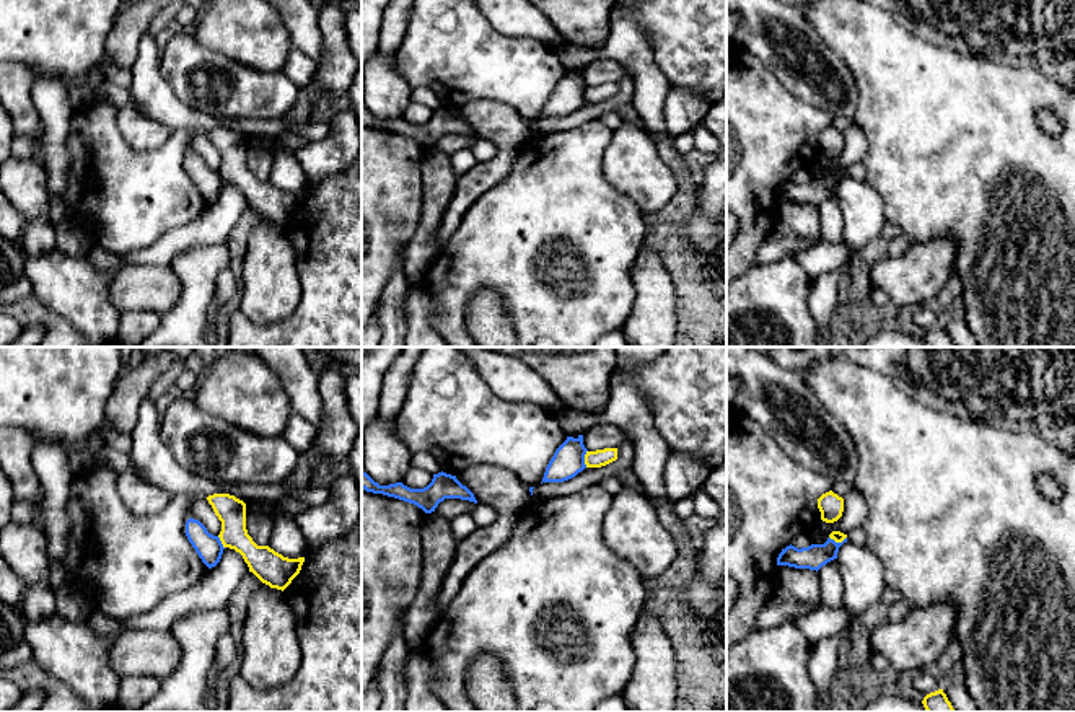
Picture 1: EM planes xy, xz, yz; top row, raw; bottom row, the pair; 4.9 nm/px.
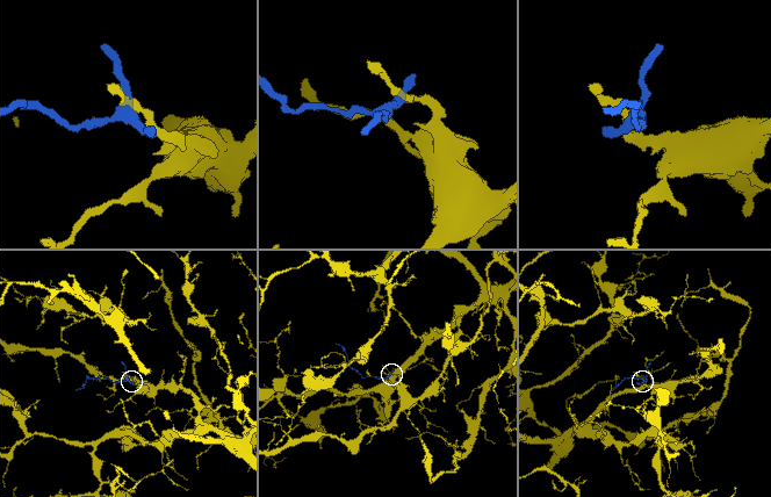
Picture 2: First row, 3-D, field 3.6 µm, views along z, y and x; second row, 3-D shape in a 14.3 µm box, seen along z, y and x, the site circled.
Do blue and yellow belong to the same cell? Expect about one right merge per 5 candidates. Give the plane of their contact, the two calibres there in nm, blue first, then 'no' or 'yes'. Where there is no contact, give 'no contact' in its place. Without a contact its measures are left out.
meets blue in xz; 160 nm thick on the blue side, 90 nm on the other; no

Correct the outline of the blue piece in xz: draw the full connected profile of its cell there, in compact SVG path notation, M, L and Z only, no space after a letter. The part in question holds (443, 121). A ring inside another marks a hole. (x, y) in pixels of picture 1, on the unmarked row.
M362 106L362 124L373 129L383 129L417 140L425 148L435 147L445 134L461 134L477 138L474 129L463 121L456 111L438 108L423 124L410 124L402 117L380 121L366 108Z

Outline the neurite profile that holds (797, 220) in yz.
M777 200L775 231L790 238L803 238L813 244L819 243L823 238L818 207Z

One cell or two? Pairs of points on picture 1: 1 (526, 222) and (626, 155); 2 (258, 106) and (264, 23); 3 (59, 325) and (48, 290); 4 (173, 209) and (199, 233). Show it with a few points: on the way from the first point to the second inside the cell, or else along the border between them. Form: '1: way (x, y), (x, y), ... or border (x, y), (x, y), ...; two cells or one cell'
1: border (611, 134), (603, 155), (603, 176), (629, 199); two cells
2: border (225, 56), (251, 69), (280, 70); two cells
3: border (33, 294), (78, 329); two cells
4: border (209, 204), (193, 220), (171, 228), (155, 243); two cells

